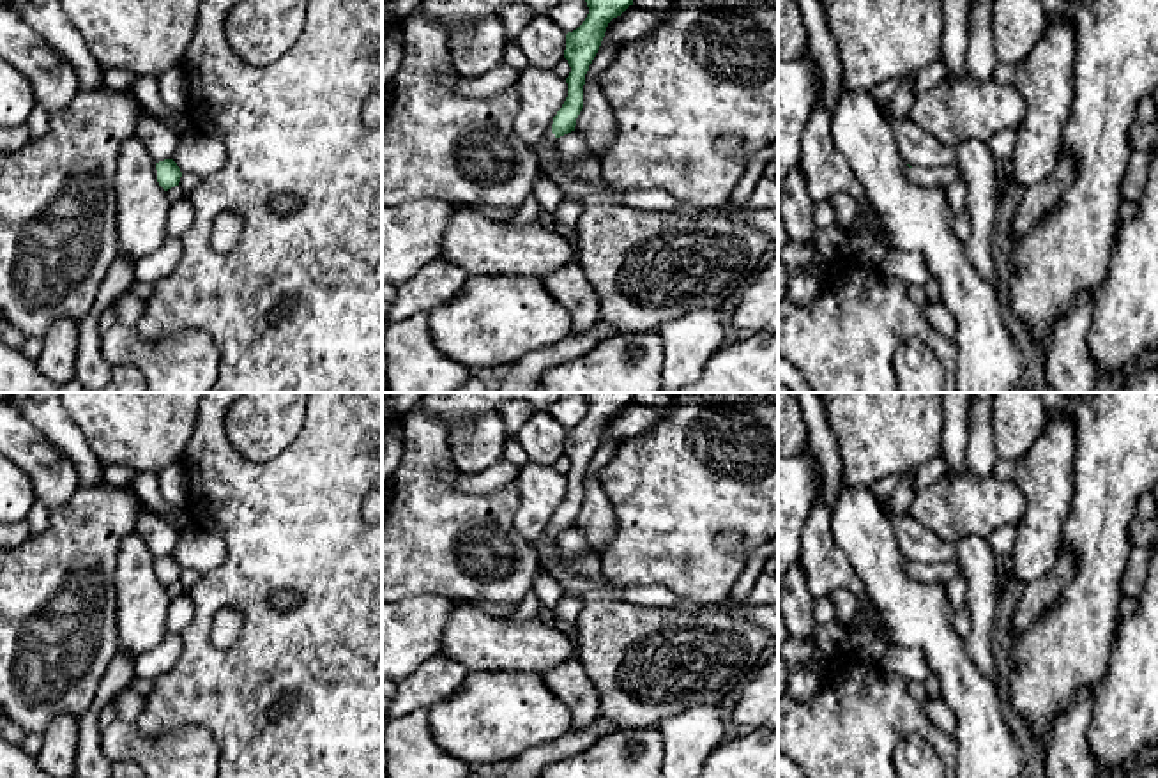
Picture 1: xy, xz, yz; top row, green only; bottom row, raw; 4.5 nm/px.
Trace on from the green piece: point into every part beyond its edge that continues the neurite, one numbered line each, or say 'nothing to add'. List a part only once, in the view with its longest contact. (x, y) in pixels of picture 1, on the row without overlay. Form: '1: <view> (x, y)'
1: xz (646, 663)

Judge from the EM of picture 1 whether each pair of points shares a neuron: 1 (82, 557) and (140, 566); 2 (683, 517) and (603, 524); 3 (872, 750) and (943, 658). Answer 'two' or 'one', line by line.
1: two
2: two
3: two

